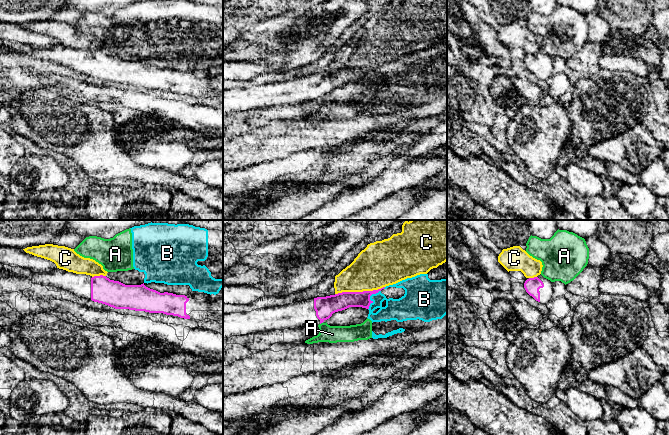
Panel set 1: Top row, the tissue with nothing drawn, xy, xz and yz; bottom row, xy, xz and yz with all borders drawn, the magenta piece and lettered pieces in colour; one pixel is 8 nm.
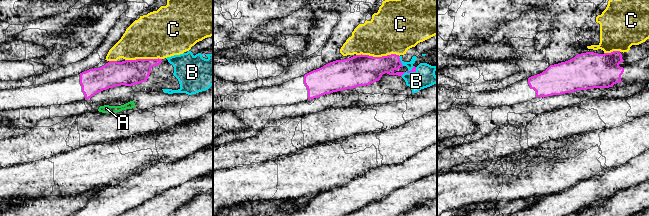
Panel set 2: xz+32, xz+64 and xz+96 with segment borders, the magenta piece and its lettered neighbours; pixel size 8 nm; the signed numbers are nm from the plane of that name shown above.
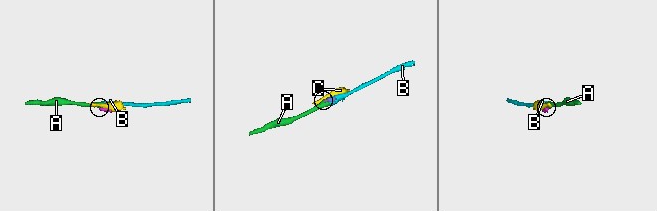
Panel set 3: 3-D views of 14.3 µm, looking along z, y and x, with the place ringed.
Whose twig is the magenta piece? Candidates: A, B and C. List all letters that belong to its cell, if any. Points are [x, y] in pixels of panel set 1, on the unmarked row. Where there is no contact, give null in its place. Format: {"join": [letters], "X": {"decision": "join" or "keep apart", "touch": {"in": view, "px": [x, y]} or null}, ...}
{"join": [], "A": {"decision": "keep apart", "touch": {"in": "xz", "px": [321, 98]}}, "B": {"decision": "keep apart", "touch": {"in": "xz", "px": [369, 74]}}, "C": {"decision": "keep apart", "touch": {"in": "xz", "px": [359, 68]}}}

